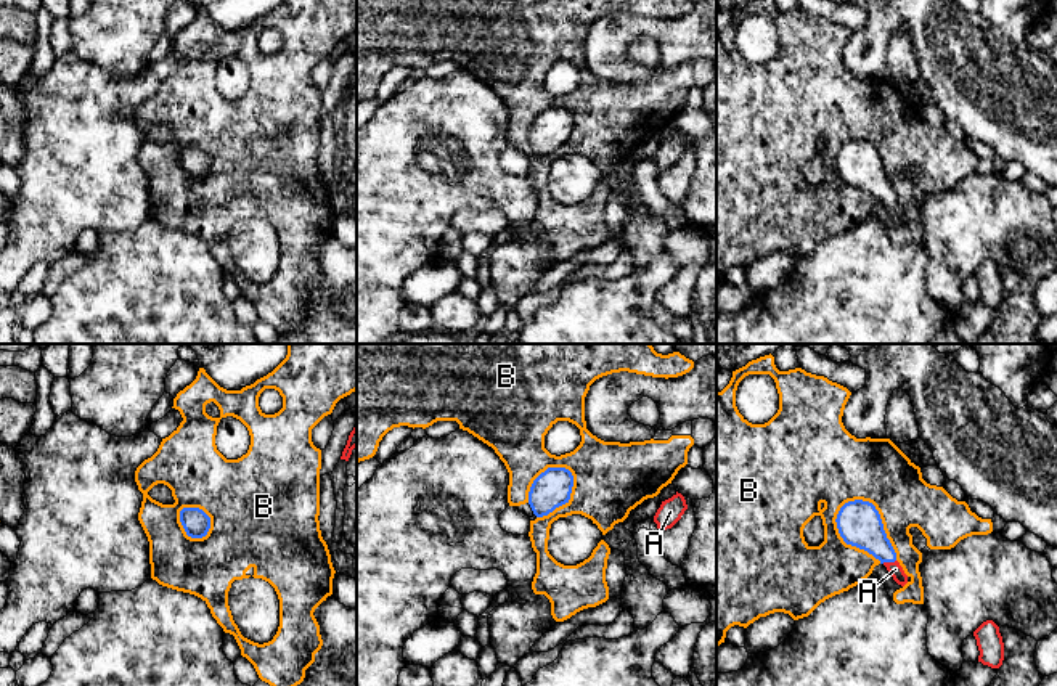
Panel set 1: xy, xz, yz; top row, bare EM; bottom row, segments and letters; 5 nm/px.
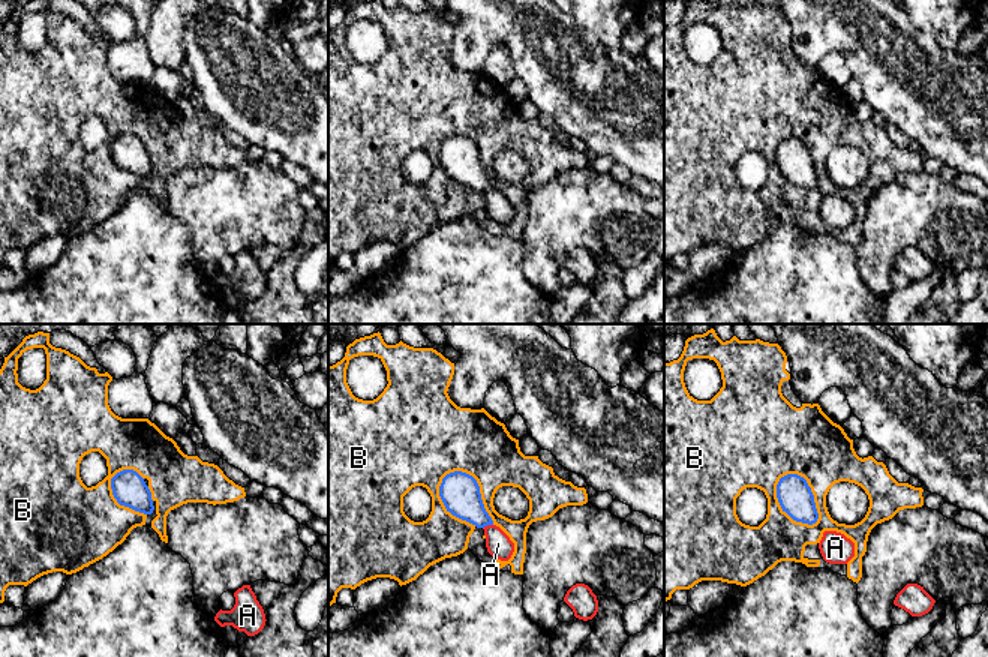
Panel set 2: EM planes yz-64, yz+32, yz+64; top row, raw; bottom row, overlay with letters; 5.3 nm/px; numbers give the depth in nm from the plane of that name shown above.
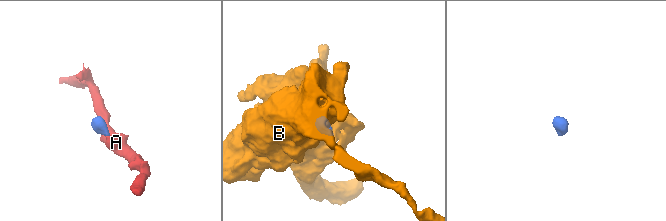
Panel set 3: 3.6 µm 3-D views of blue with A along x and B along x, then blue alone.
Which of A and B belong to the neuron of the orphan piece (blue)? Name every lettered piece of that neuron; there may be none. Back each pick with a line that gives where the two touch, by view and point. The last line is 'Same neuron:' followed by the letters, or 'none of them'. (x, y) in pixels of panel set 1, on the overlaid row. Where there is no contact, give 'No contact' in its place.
A: Touches blue at yz (889, 561)
Same neuron: A

